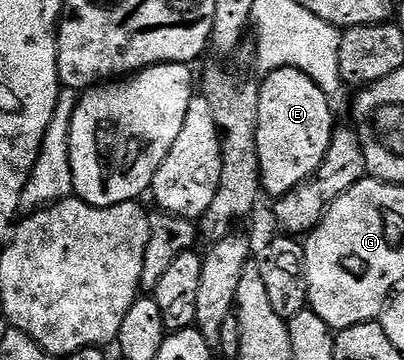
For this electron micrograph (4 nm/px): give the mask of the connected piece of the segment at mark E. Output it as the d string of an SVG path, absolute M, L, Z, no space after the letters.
M279 69L263 77L263 86L257 89L257 155L259 180L264 194L272 193L278 199L293 191L307 177L317 172L331 146L333 124L329 97L319 85L301 70Z

